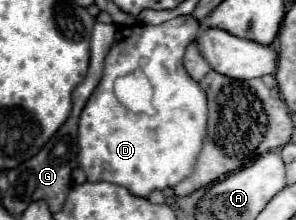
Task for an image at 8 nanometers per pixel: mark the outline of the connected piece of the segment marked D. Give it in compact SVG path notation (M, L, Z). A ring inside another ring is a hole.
M177 16L173 20L167 20L157 26L141 26L141 44L137 36L125 38L121 36L109 50L105 58L105 70L99 86L89 96L81 118L79 118L79 166L83 168L89 182L111 182L117 186L123 186L131 190L131 194L149 198L153 190L165 190L179 184L183 178L191 176L191 170L195 166L195 158L199 156L199 150L203 146L203 134L207 130L207 94L203 94L203 88L199 82L195 82L187 70L183 68L183 54L189 42L193 42L199 32L201 24L195 22L191 16ZM141 58L147 58L147 78L153 86L153 98L155 98L155 116L145 114L133 114L129 112L113 92L113 82L117 76L125 76L133 72L133 68L139 66Z

